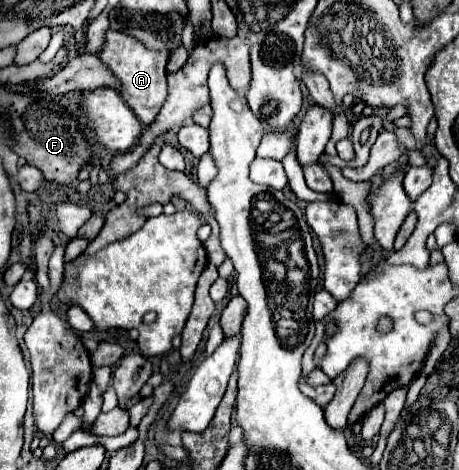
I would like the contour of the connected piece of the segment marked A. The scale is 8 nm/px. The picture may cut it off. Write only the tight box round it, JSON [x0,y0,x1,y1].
[97,29,169,123]

